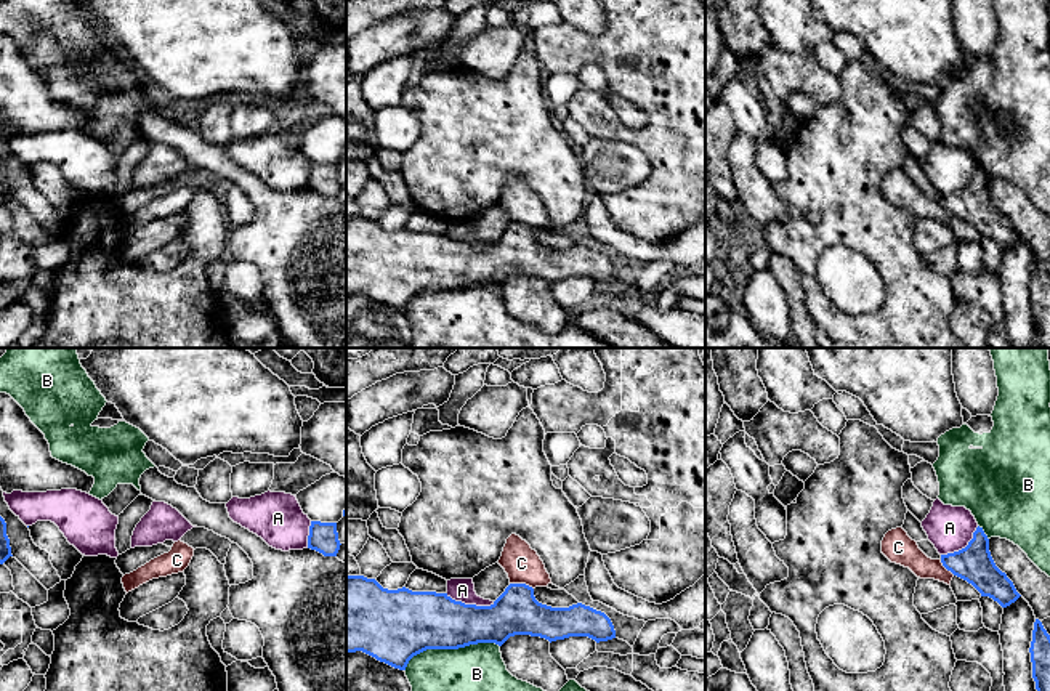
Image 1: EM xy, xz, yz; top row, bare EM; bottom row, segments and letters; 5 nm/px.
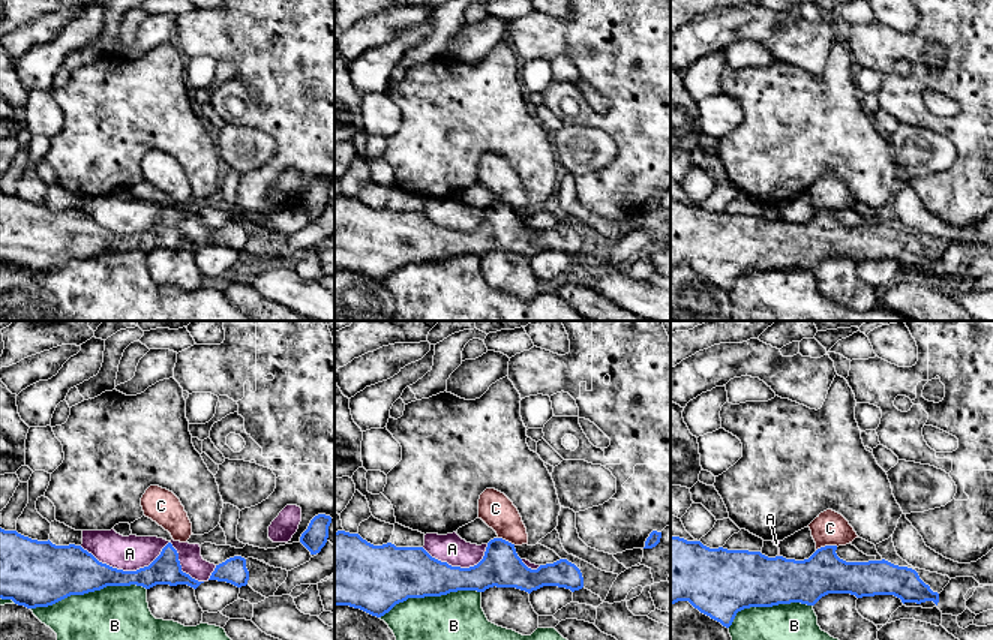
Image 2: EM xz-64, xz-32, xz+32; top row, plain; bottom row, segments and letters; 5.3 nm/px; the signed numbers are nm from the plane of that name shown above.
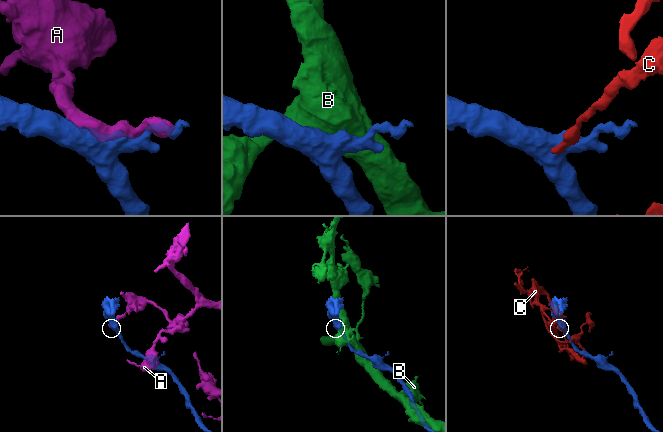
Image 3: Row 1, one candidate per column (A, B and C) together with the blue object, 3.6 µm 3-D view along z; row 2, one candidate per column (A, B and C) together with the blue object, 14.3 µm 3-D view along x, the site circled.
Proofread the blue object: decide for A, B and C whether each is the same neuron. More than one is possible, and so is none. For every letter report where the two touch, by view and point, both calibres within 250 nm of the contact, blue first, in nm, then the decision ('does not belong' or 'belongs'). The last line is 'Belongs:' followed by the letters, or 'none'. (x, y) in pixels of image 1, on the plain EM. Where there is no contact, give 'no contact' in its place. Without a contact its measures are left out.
A: meets blue in xz at (470, 246); 280 nm thick on the blue side, 110 nm on the other; does not belong
B: meets blue in xz at (449, 289); 320 nm thick on the blue side, 480 nm on the other; does not belong
C: meets blue in xz at (521, 225); 240 nm thick on the blue side, 180 nm on the other; belongs
Belongs: C

